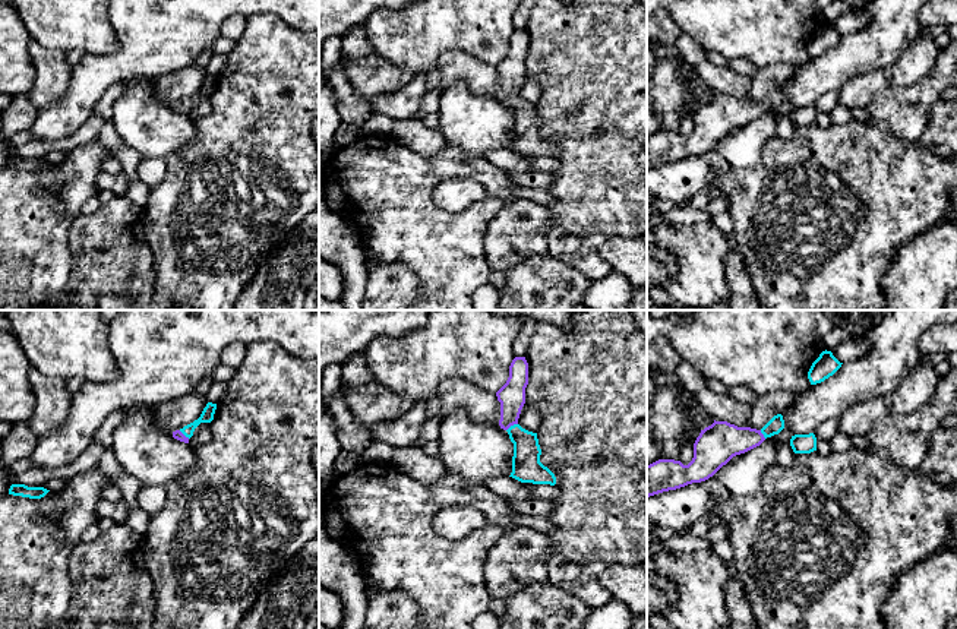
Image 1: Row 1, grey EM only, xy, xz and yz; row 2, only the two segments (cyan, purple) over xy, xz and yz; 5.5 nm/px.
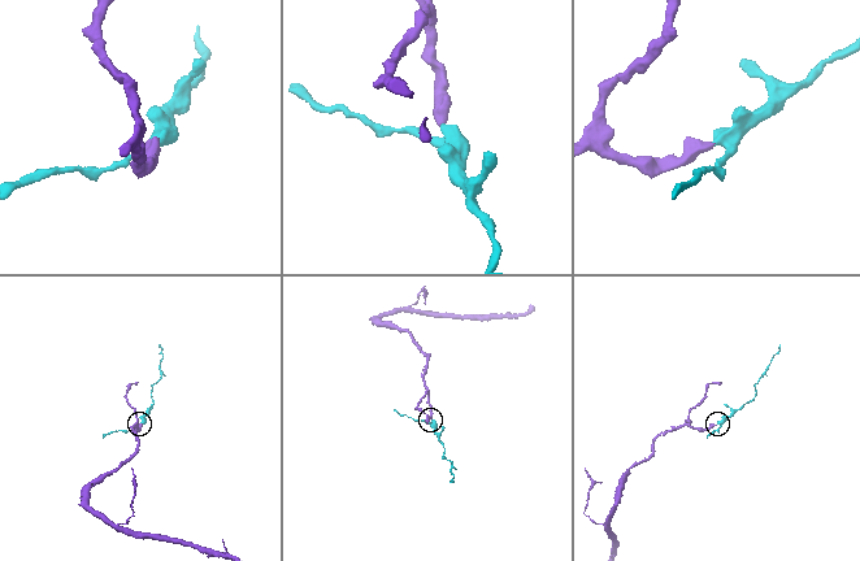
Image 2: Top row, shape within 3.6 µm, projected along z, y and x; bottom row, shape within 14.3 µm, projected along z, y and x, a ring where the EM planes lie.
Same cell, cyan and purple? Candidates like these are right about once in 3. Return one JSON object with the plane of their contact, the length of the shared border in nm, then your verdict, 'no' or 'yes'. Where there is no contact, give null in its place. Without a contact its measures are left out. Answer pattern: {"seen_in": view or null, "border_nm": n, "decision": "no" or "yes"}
{"seen_in": "xz", "border_nm": 80, "decision": "yes"}

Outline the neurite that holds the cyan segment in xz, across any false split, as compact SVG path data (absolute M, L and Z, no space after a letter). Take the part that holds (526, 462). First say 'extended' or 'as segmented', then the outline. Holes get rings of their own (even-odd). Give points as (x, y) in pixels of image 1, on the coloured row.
extended; M515 357L509 366L506 383L496 392L500 402L500 429L506 430L514 443L512 472L509 477L521 483L556 484L555 474L540 462L541 449L537 433L518 424L525 404L528 385L528 363L525 357Z

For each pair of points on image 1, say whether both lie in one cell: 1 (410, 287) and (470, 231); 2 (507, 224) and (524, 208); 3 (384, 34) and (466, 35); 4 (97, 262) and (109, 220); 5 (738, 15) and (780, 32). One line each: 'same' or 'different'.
1: different
2: same
3: same
4: same
5: same

